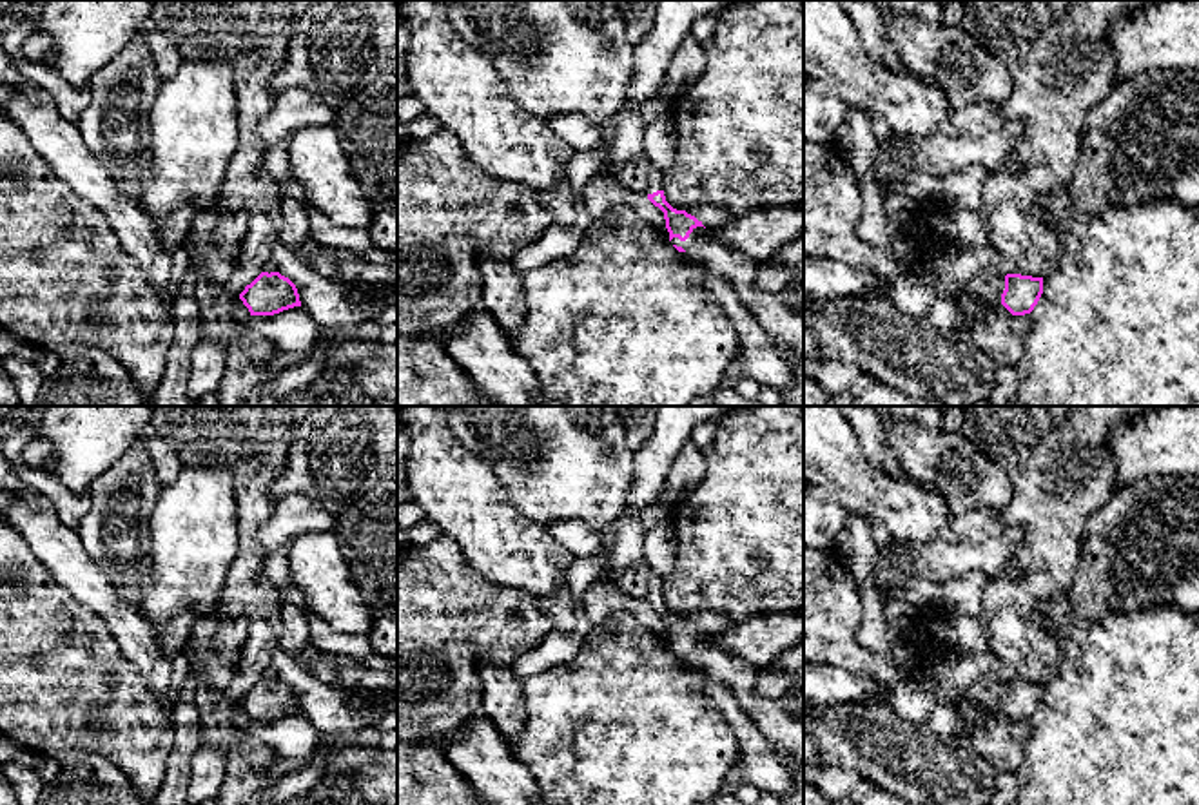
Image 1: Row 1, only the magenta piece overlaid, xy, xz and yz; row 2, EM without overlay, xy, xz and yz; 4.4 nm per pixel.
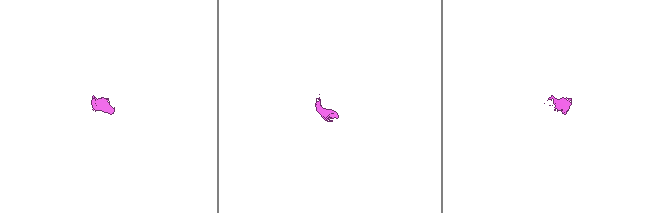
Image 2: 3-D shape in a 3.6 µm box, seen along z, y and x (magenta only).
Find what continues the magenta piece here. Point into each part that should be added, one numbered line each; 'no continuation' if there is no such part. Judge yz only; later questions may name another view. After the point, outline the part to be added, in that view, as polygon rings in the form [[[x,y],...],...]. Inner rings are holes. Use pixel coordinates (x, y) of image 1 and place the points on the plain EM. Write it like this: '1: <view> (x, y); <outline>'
1: yz (969, 717); [[[958,702],[954,705],[954,713],[956,713],[954,734],[969,738],[969,740],[981,725],[990,723],[998,716],[1009,718],[1001,711],[1001,705],[996,705],[990,713],[985,713],[980,705],[972,702]]]

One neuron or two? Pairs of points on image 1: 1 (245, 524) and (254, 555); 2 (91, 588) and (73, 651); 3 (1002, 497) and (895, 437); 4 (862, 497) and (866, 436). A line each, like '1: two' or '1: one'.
1: one
2: two
3: one
4: two

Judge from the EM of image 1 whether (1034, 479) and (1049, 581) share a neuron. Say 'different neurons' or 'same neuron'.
same neuron

